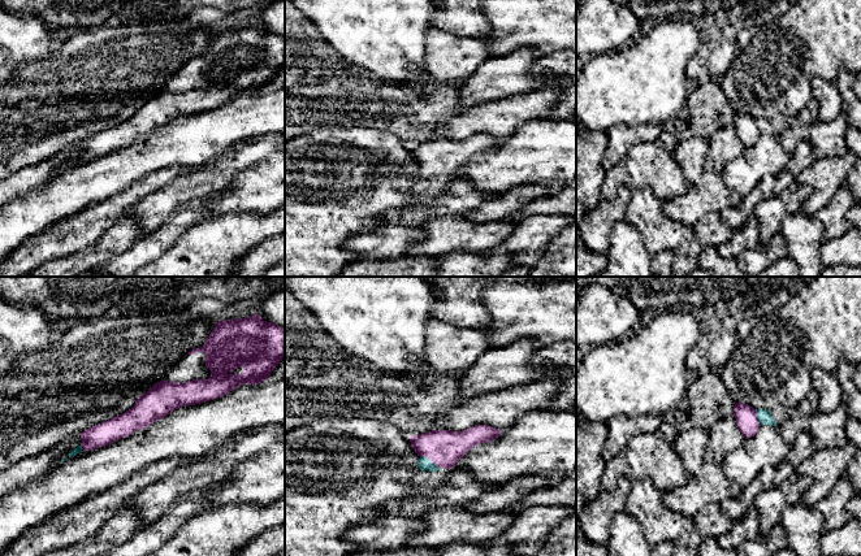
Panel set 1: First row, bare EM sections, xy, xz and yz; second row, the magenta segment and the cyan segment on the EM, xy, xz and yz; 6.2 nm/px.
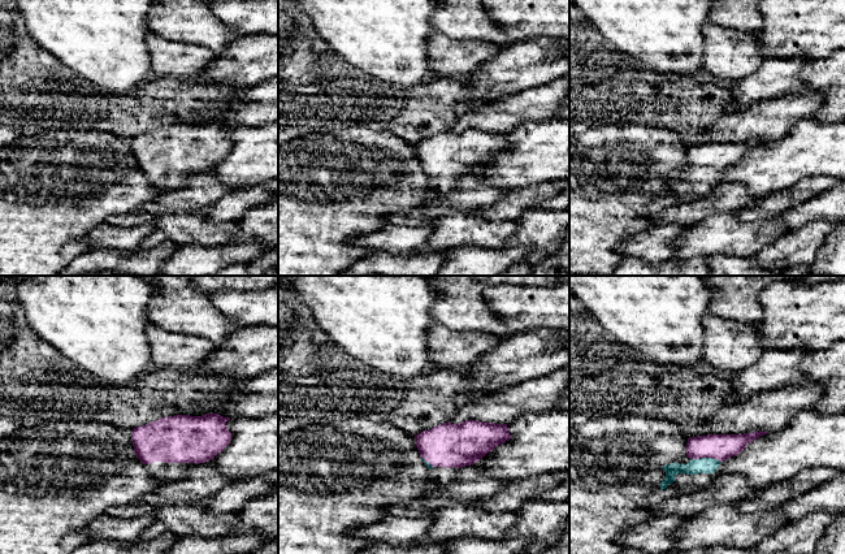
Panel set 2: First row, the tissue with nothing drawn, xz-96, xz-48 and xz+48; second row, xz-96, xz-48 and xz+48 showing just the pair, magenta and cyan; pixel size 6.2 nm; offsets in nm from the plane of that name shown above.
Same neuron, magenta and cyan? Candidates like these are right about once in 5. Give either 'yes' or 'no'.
yes

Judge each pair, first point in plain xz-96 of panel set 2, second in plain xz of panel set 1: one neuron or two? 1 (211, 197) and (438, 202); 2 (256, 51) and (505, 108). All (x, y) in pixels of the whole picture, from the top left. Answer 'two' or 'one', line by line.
1: one
2: two

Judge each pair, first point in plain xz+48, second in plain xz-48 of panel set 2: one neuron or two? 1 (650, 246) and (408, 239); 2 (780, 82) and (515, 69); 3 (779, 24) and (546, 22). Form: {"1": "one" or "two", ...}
{"1": "one", "2": "one", "3": "one"}

